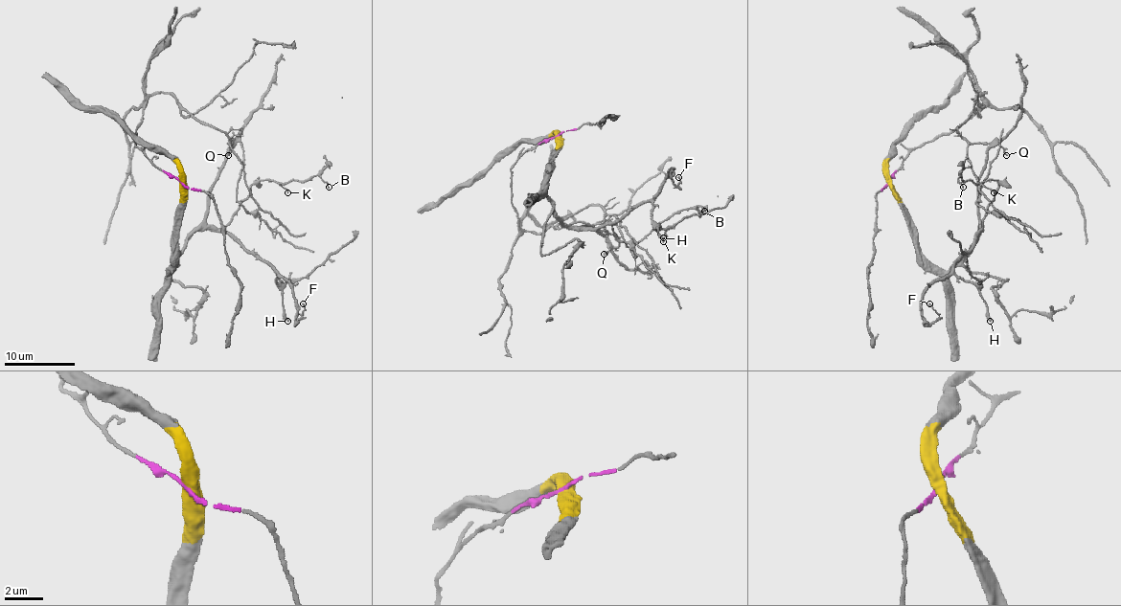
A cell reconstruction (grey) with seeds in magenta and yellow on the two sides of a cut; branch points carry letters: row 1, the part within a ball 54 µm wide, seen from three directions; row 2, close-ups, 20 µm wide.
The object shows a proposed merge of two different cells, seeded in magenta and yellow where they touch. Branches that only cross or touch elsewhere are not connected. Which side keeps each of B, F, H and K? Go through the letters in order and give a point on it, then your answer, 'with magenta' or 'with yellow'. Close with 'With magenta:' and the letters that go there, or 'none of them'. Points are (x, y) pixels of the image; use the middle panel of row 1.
B: (704, 211) | with yellow
F: (678, 177) | with yellow
H: (663, 237) | with yellow
K: (663, 241) | with yellow
With magenta: none of them

